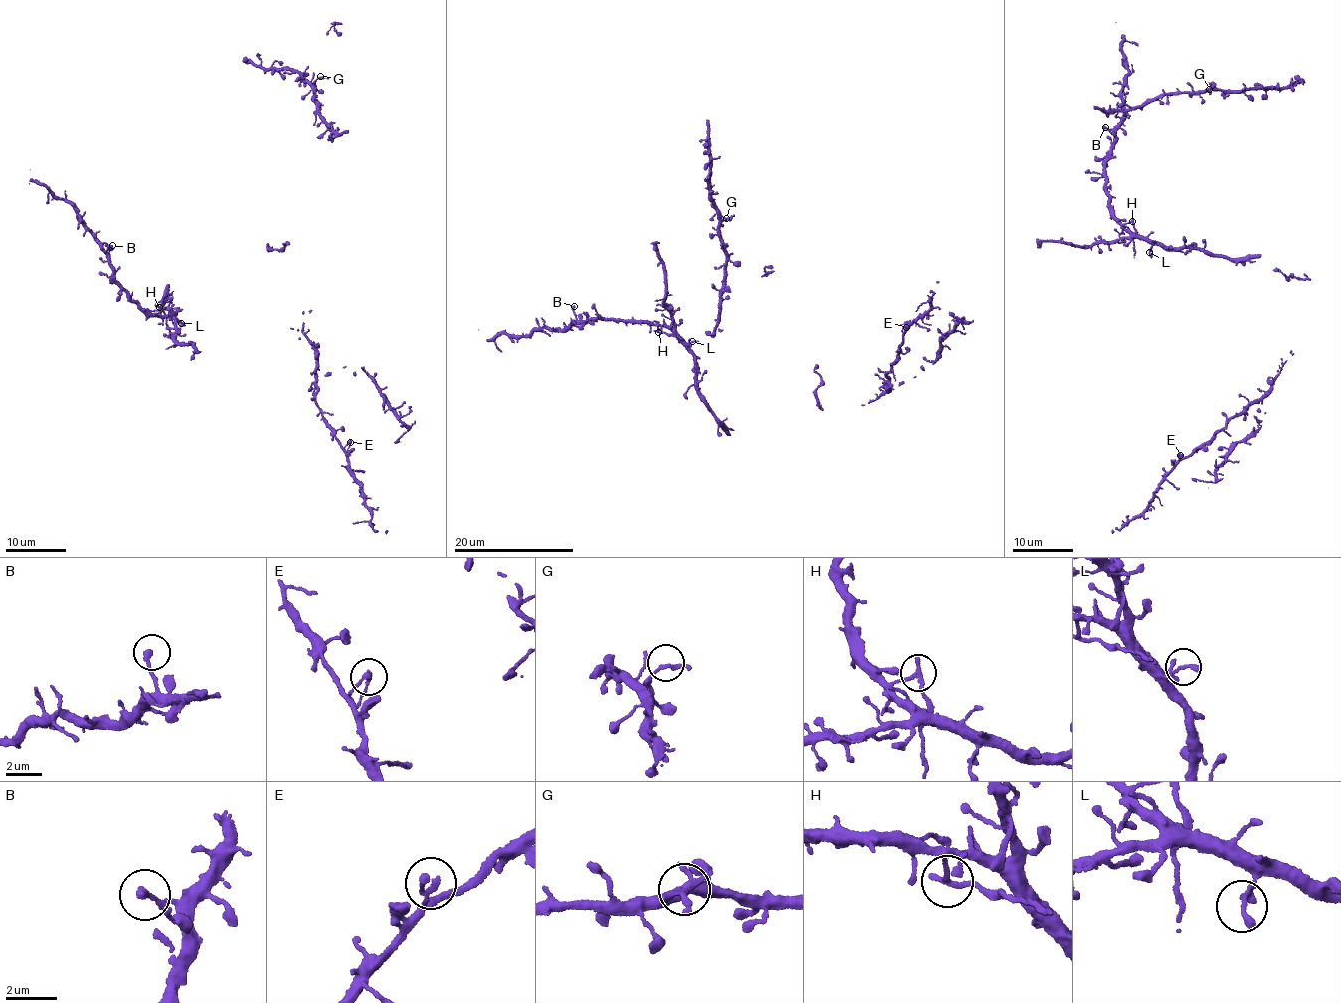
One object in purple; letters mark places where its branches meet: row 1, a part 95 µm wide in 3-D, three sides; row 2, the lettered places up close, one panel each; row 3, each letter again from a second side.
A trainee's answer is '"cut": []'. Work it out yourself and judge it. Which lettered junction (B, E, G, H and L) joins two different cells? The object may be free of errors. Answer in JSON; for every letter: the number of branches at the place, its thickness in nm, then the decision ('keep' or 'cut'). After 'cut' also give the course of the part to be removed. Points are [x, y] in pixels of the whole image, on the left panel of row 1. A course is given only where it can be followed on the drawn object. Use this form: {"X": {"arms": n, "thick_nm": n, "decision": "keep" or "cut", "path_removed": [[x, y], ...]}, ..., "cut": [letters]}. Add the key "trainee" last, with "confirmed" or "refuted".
{"B": {"arms": 1, "thick_nm": 280, "decision": "keep"}, "E": {"arms": 2, "thick_nm": 220, "decision": "keep"}, "G": {"arms": 2, "thick_nm": 200, "decision": "keep"}, "H": {"arms": 2, "thick_nm": 220, "decision": "cut", "path_removed": [[159, 308], [166, 316], [171, 338]]}, "L": {"arms": 2, "thick_nm": 200, "decision": "keep"}, "cut": ["H"], "trainee": "refuted"}

